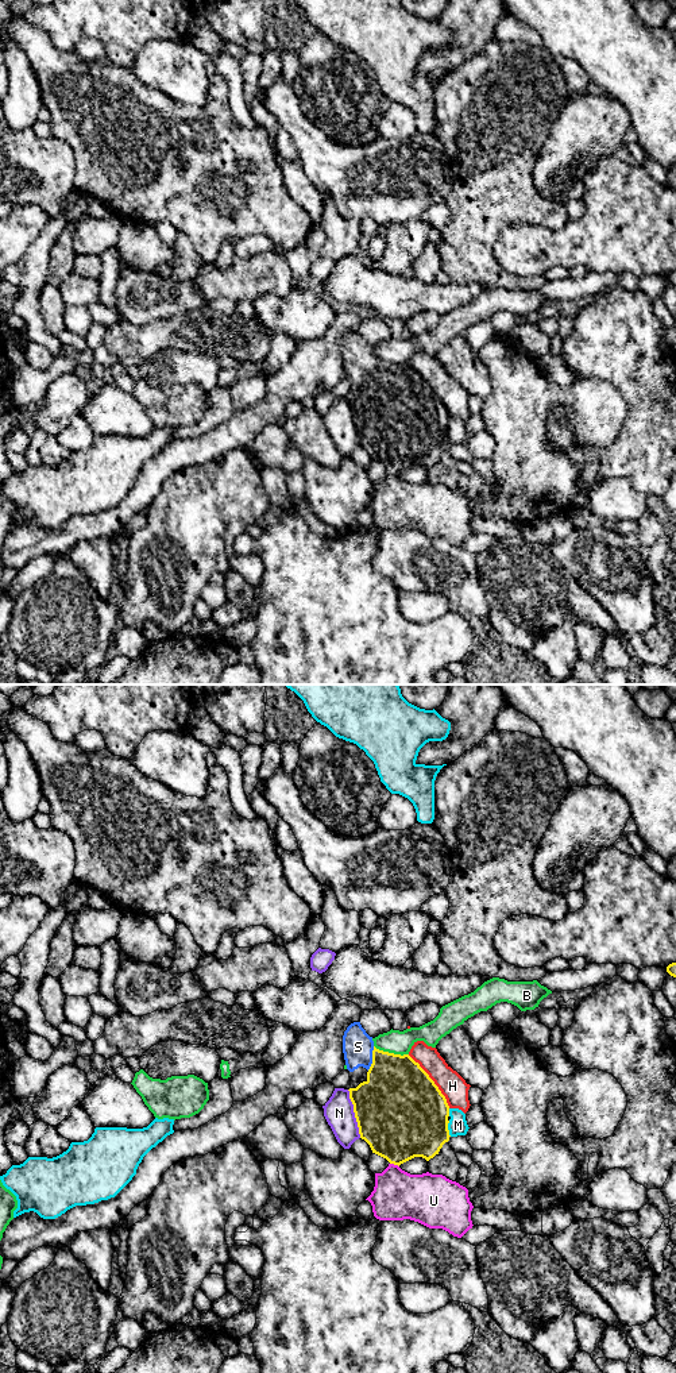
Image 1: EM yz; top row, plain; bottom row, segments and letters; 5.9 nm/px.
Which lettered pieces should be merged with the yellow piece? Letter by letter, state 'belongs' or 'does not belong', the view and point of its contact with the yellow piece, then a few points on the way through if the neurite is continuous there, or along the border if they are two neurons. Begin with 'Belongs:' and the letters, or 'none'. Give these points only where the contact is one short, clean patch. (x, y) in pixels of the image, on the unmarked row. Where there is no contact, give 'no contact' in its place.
Belongs: S
B: does not belong; meets yellow in yz at (391, 362)
H: does not belong; meets yellow in yz at (432, 389)
M: does not belong; meets yellow in yz at (447, 438)
N: does not belong; meets yellow in yz at (355, 423)
S: belongs; meets yellow in yz at (373, 367); runs through yz (398, 400), (373, 367), (358, 355)
U: does not belong; meets yellow in yz at (394, 473)

